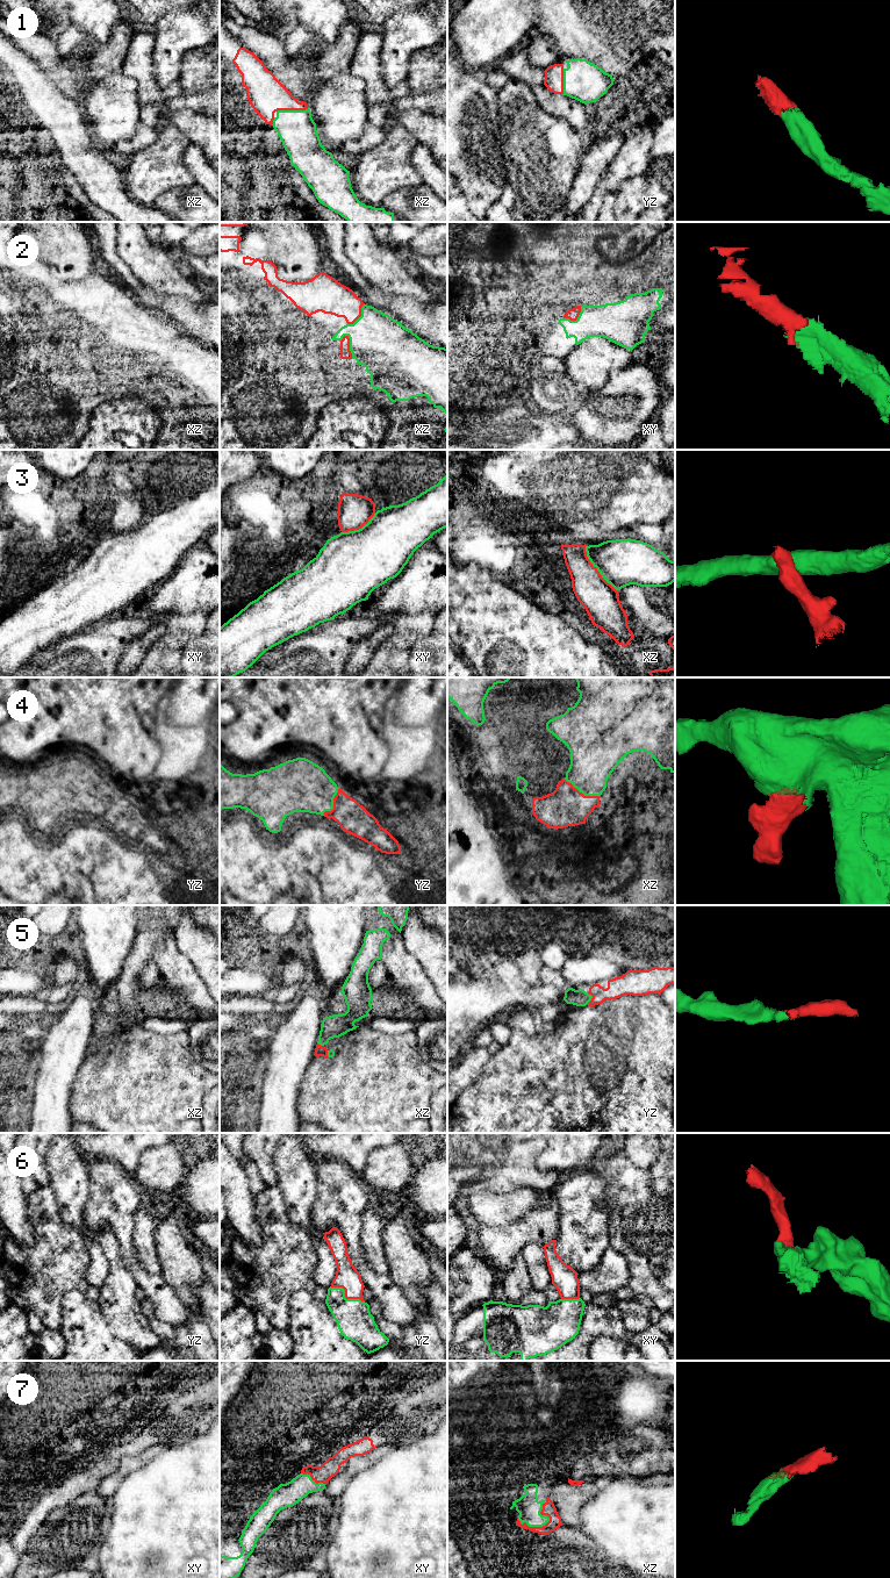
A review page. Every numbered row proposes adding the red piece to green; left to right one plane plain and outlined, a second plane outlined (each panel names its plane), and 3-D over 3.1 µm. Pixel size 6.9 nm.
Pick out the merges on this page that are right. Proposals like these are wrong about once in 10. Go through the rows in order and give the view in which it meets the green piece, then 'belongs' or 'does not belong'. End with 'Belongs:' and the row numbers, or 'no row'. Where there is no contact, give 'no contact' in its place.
1: xz | belongs
2: xz | belongs
3: xz | does not belong
4: xz | belongs
5: yz | belongs
6: yz | belongs
7: xz | belongs
Belongs: 1, 2, 4, 5, 6, 7

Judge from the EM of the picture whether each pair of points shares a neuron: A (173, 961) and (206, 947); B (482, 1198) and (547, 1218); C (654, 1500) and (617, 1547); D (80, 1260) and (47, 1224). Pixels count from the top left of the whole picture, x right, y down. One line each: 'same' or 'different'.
A: different
B: different
C: same
D: same

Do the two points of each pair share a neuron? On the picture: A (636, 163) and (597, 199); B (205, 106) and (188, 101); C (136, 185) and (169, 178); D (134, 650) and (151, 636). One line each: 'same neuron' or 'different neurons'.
A: same neuron
B: same neuron
C: same neuron
D: same neuron

